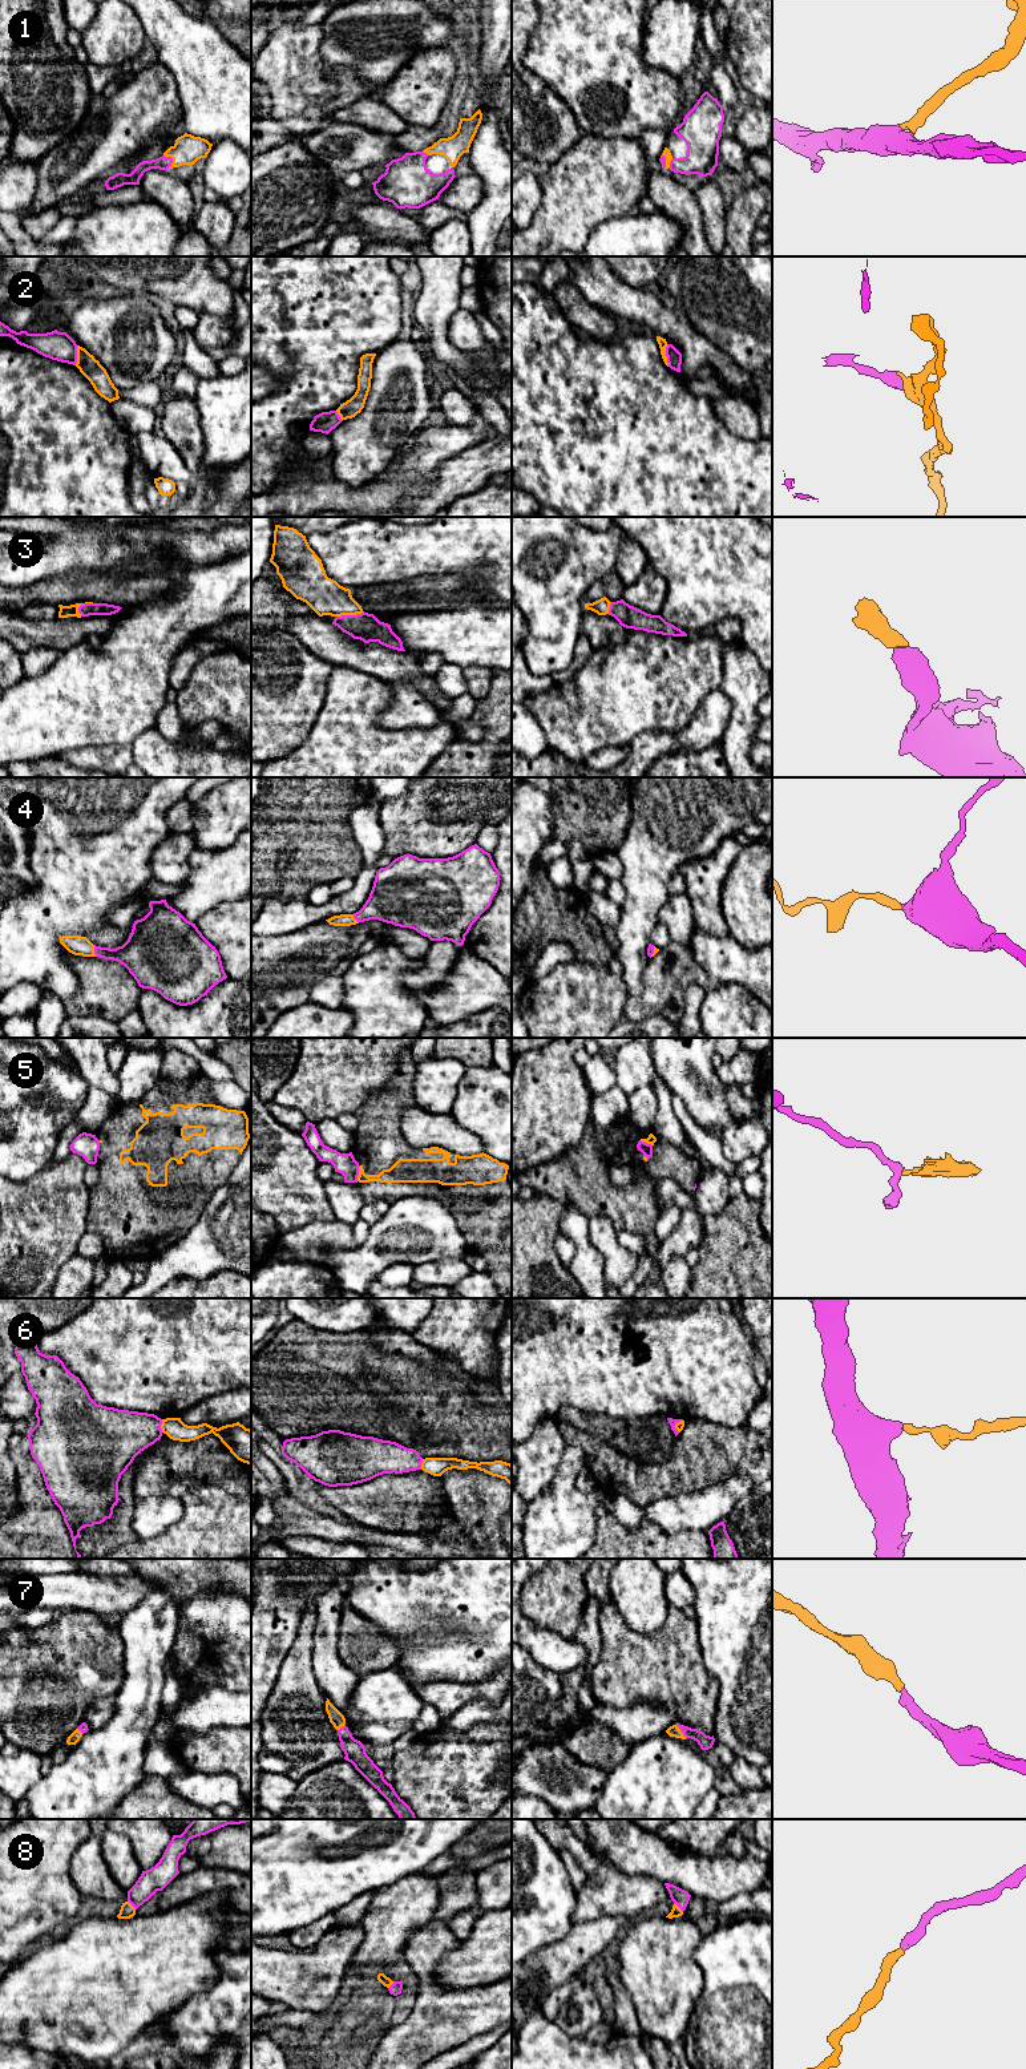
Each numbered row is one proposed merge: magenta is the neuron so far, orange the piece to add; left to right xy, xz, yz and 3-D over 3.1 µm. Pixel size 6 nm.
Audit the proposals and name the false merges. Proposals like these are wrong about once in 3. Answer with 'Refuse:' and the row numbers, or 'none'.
Refuse: 2, 5, 6

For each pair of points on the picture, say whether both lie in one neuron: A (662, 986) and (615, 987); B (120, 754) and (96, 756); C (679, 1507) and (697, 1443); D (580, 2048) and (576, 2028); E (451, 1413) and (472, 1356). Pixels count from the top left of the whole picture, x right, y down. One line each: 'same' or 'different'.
A: different
B: same
C: different
D: different
E: different

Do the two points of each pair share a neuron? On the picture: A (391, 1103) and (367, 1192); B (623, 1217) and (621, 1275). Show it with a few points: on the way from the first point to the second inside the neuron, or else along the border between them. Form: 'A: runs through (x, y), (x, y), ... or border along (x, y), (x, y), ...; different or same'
A: runs through (380, 1126), (380, 1170); same
B: border along (589, 1216), (605, 1215), (617, 1231); different

